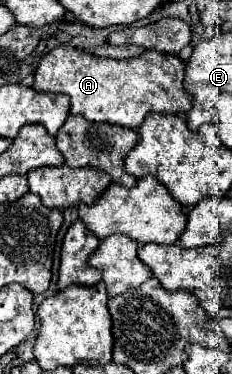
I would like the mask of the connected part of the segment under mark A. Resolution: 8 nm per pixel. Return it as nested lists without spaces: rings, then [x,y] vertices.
[[[70,45],[52,49],[42,57],[34,73],[36,91],[66,93],[70,97],[70,113],[84,115],[88,121],[112,123],[128,129],[138,129],[144,117],[152,111],[158,113],[188,113],[192,95],[182,87],[184,61],[178,55],[158,51],[144,51],[132,59],[104,59]]]

